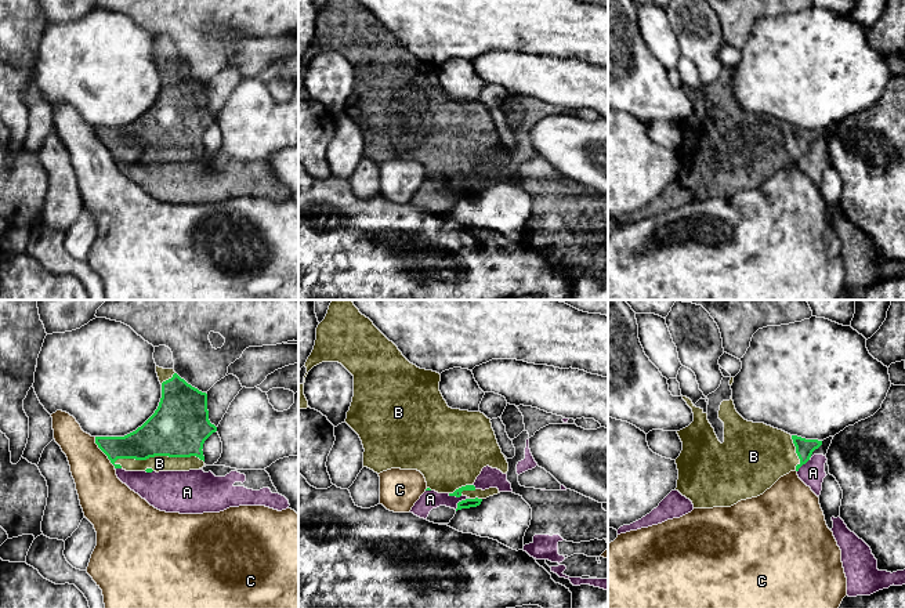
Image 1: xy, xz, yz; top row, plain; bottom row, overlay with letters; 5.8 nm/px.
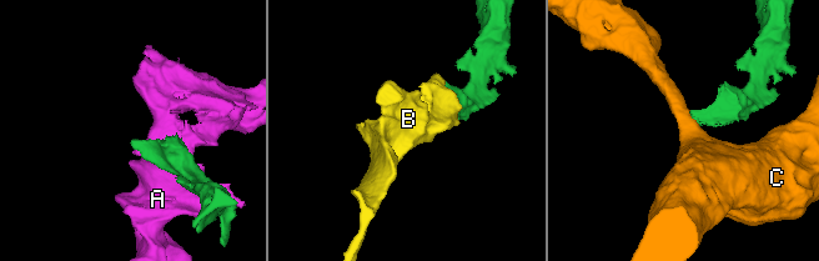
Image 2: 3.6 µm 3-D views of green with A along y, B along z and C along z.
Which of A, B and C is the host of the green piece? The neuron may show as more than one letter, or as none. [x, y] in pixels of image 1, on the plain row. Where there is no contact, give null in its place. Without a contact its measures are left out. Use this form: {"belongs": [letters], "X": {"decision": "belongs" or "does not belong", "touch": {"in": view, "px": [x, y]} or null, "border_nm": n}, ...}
{"belongs": ["B"], "A": {"decision": "does not belong", "touch": {"in": "xz", "px": [460, 192]}, "border_nm": 110}, "B": {"decision": "belongs", "touch": {"in": "xy", "px": [158, 145]}, "border_nm": 550}, "C": {"decision": "does not belong", "touch": {"in": "xy", "px": [102, 141]}, "border_nm": 220}}

